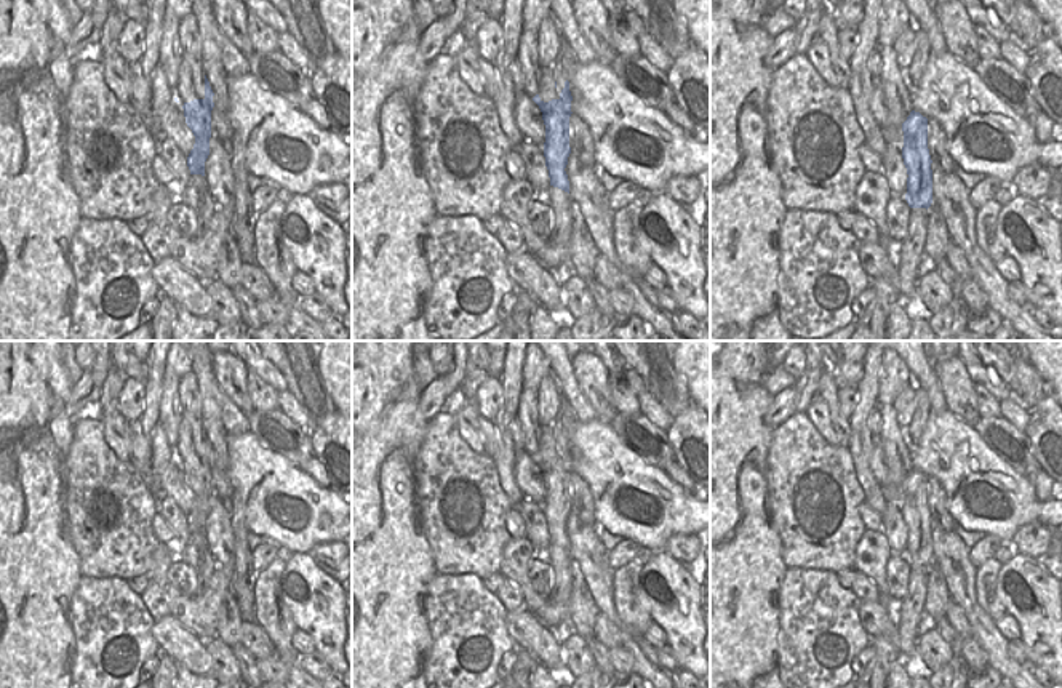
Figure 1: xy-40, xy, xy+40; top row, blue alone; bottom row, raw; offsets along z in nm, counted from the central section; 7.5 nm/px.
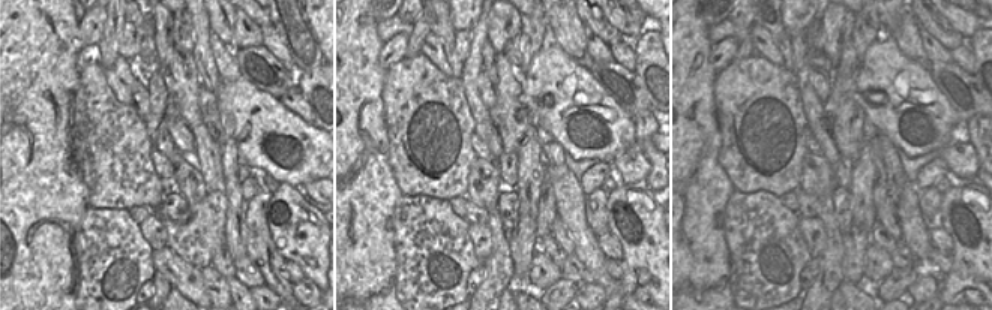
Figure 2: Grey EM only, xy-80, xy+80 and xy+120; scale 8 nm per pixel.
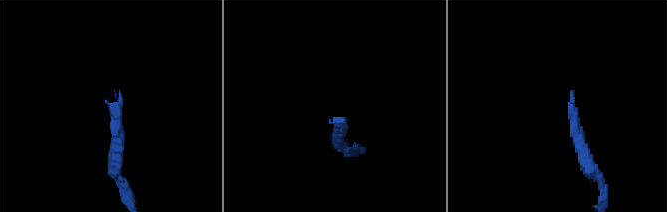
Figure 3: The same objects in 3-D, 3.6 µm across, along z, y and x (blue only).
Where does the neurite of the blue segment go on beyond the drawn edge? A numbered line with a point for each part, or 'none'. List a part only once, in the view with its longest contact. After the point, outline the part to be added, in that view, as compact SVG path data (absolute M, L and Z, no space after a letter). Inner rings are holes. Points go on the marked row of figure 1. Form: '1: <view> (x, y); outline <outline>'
1: xy-40 (191, 80); outline M189 54L181 58L178 85L173 91L181 106L194 99L205 99L205 69L202 59Z

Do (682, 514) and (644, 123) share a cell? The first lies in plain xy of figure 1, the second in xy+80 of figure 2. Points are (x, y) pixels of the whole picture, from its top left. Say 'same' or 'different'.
different

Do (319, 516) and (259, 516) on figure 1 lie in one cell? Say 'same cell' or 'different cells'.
same cell

